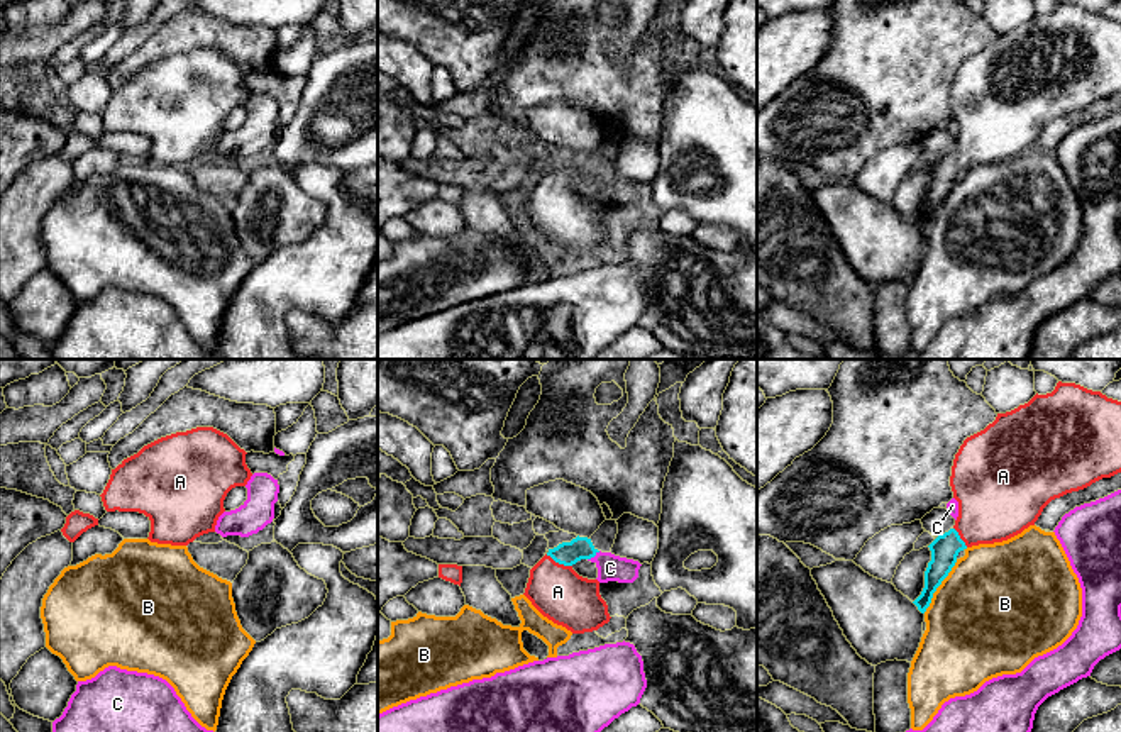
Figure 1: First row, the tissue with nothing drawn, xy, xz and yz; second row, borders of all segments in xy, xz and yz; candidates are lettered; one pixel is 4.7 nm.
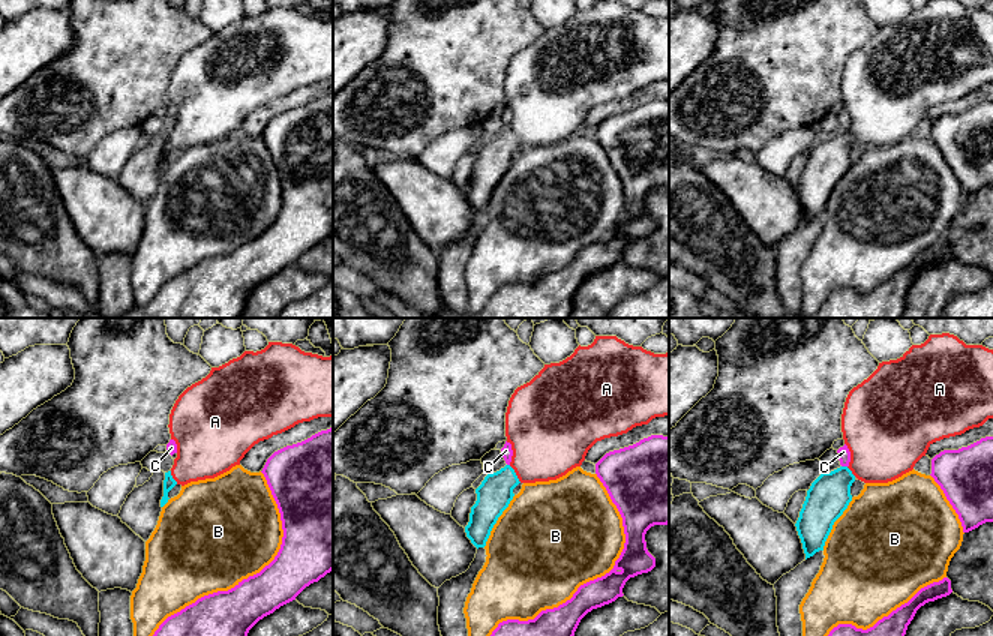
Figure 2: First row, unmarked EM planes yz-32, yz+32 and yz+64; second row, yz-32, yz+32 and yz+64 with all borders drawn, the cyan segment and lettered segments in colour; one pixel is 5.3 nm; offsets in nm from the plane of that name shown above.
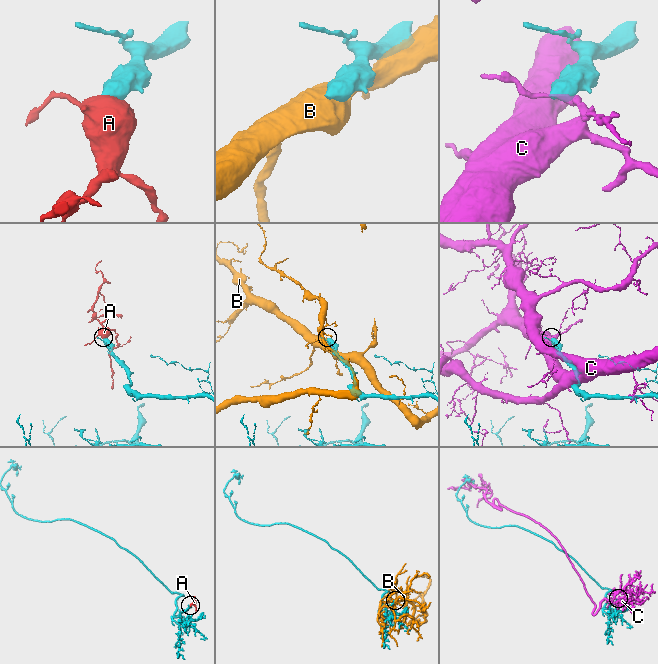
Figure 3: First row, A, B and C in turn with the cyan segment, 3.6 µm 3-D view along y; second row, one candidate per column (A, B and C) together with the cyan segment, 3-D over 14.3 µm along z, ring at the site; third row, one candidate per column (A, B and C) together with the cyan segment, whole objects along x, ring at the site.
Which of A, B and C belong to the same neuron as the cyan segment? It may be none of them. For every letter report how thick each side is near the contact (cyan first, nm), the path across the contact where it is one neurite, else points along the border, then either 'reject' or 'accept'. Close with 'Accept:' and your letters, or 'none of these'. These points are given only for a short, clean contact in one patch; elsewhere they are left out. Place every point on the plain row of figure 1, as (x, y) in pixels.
A: calibres 110 and 260 nm; way xz (581, 168), (569, 173), (559, 183), (557, 212); accept
B: calibres 130 and 500 nm; reject
C: calibres 110 and 130 nm; reject
Accept: A

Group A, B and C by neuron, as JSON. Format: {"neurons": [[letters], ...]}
{"neurons": [["A"], ["B"], ["C"]]}

